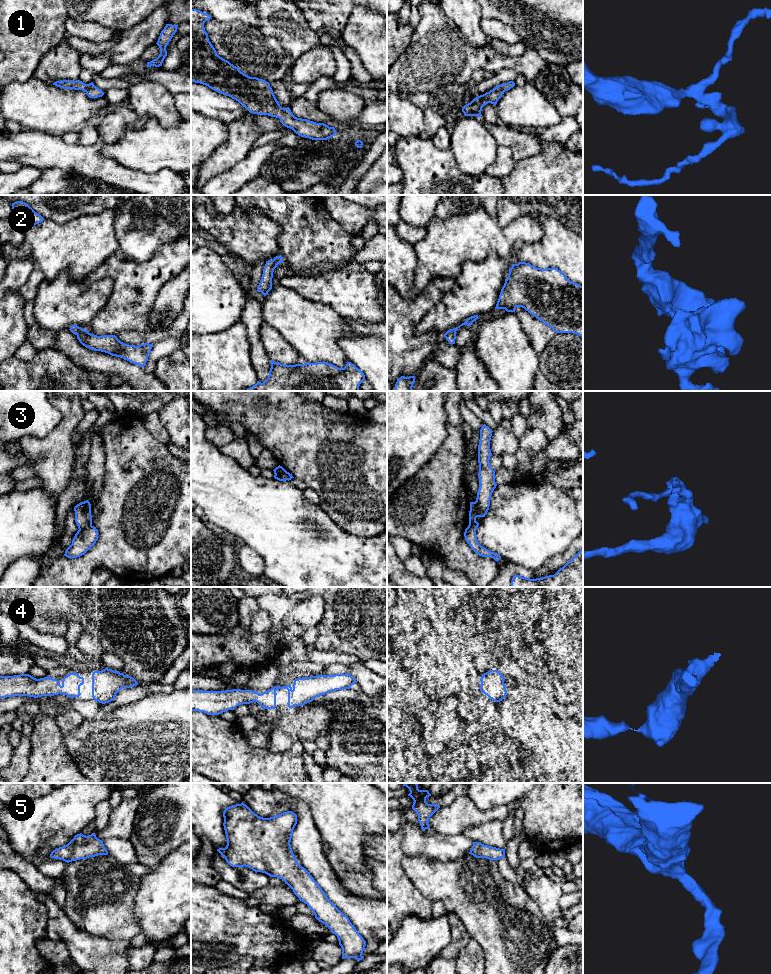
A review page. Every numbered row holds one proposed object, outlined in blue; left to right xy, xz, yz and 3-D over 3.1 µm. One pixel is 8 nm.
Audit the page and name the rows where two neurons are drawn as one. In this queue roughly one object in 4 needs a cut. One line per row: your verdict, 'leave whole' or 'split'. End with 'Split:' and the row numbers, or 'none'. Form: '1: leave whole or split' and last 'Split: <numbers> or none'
1: leave whole
2: leave whole
3: split
4: leave whole
5: leave whole
Split: 3

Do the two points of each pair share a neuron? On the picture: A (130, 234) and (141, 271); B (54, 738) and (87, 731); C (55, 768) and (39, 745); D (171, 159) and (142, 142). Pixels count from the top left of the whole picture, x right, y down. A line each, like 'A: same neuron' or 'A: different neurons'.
A: different neurons
B: different neurons
C: same neuron
D: same neuron

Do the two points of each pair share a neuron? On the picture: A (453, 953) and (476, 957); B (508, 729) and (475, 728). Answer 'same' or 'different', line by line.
A: different
B: different

